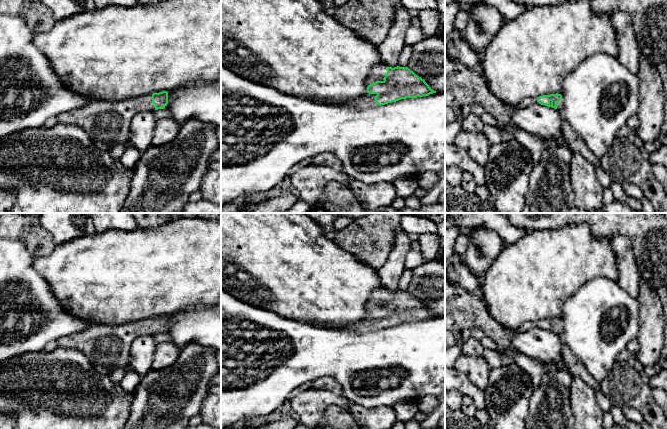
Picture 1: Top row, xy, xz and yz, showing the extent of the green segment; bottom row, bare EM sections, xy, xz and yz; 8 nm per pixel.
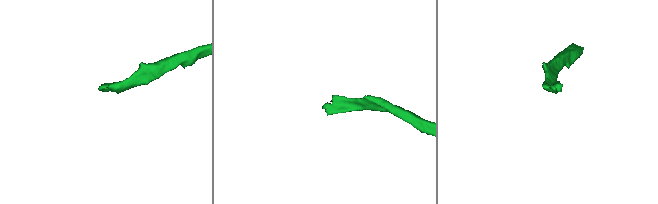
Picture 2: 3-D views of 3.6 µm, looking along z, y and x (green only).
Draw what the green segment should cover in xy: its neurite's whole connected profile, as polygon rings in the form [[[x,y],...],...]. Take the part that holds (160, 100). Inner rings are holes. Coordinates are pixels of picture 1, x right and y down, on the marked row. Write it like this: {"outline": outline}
{"outline": [[[162,91],[118,102],[94,101],[57,119],[82,128],[98,148],[110,151],[117,143],[129,146],[130,125],[137,113],[164,109],[167,104],[168,92]]]}

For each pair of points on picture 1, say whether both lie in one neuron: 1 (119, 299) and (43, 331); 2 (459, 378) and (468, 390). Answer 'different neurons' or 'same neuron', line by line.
1: different neurons
2: same neuron

